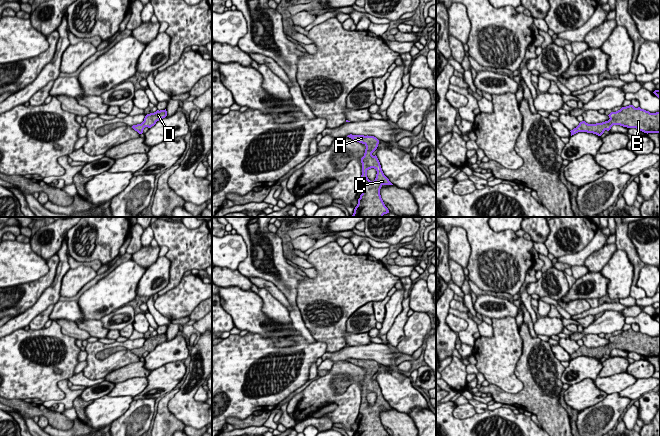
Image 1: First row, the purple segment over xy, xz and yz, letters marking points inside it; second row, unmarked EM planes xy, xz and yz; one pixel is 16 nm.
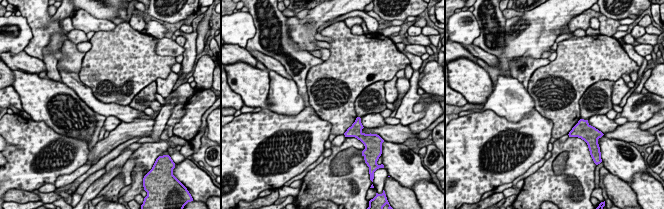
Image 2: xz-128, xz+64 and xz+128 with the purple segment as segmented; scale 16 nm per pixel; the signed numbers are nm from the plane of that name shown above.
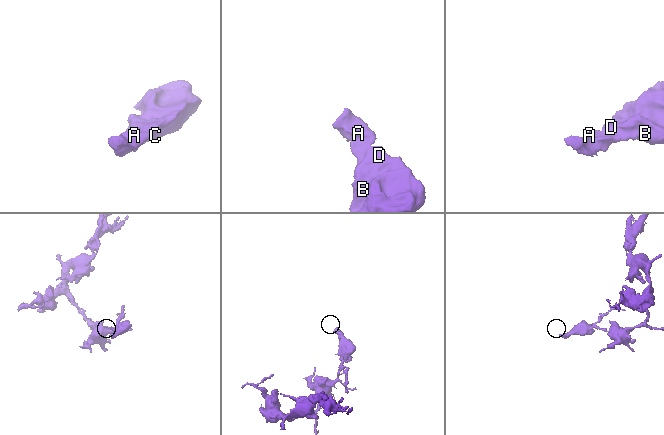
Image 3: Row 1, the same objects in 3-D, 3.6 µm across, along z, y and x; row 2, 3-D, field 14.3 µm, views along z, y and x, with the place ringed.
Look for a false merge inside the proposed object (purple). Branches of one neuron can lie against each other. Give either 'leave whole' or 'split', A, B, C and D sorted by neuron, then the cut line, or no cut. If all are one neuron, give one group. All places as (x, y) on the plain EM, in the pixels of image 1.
leave whole | A B C D | no cut

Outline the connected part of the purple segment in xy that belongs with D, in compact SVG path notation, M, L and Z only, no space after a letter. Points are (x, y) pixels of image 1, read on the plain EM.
M157 334L154 337L147 338L144 342L144 345L141 348L133 349L132 352L137 355L139 358L143 357L145 351L151 352L156 348L157 345L165 342L167 340L167 335Z

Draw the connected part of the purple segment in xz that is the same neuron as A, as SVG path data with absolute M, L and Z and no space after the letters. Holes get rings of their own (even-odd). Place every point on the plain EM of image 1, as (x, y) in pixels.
M350 358L347 361L366 370L364 380L361 382L362 399L360 413L362 414L362 418L358 423L358 428L355 431L354 436L389 436L381 422L380 413L383 409L393 408L384 399L377 380L372 379L378 371L379 364L374 360L368 359ZM371 392L374 392L377 395L376 402L373 406L367 401L367 395Z

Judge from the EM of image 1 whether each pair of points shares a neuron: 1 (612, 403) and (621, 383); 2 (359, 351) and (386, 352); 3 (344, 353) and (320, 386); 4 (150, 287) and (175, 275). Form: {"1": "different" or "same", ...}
{"1": "different", "2": "same", "3": "different", "4": "different"}

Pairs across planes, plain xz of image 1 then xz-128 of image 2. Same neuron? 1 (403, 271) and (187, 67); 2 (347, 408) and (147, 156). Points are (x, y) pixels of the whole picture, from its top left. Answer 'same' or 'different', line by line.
1: different
2: same

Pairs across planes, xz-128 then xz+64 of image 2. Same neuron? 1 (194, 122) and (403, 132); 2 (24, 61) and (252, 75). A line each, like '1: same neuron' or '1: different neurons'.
1: different neurons
2: different neurons

